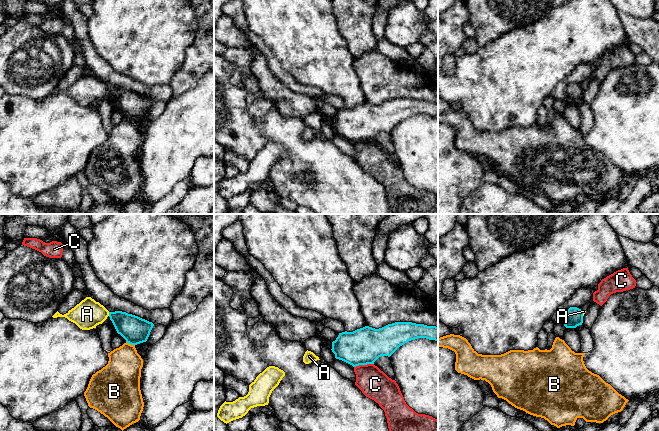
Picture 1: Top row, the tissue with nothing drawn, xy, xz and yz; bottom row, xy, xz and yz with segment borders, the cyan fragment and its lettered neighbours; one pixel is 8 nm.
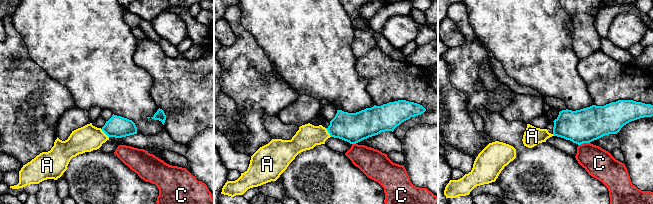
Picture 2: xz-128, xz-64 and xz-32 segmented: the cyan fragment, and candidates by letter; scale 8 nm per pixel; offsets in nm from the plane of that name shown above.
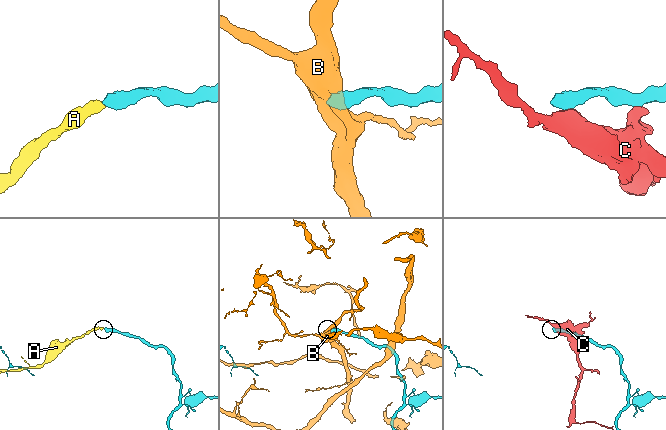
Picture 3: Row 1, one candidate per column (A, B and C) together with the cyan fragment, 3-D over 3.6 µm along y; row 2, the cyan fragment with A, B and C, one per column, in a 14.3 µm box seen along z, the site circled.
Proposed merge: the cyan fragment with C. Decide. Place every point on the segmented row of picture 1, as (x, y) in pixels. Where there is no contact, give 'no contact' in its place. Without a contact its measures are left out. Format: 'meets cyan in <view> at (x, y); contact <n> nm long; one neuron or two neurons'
meets cyan in xz at (363, 364); contact 160 nm long; two neurons

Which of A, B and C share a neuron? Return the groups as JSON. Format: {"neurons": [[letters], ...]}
{"neurons": [["A"], ["B"], ["C"]]}

